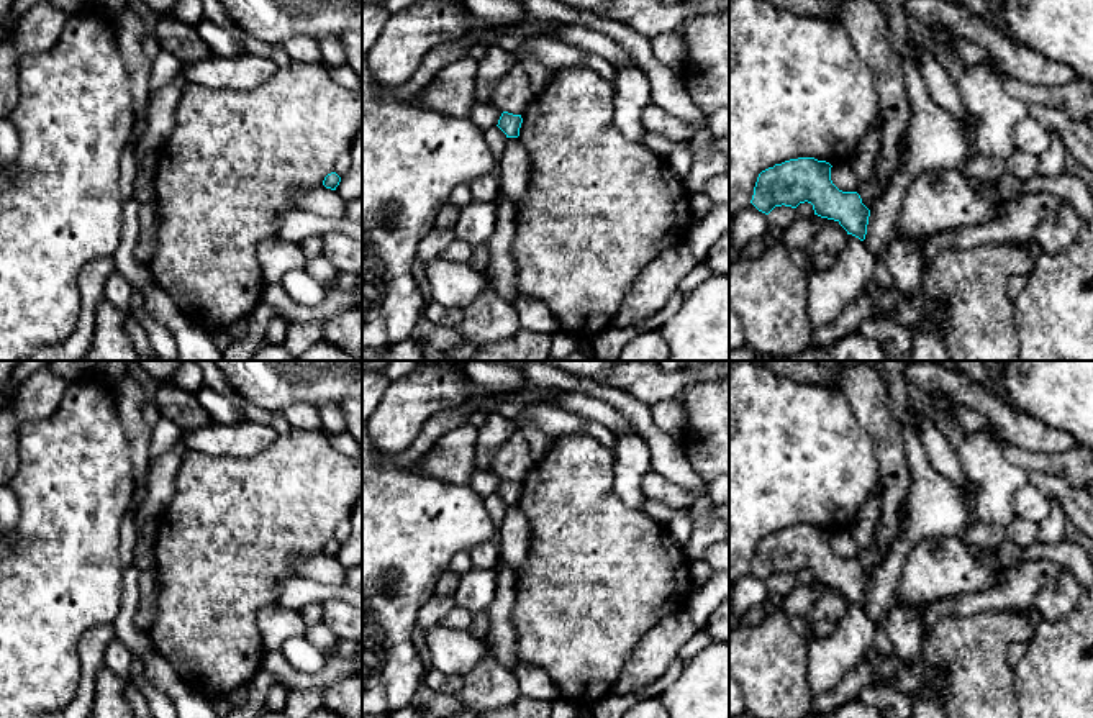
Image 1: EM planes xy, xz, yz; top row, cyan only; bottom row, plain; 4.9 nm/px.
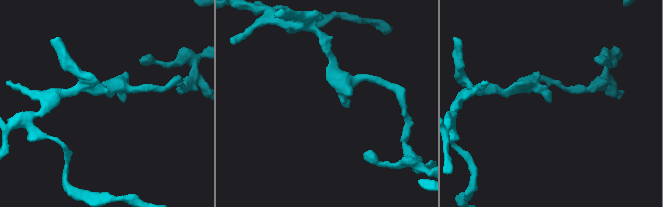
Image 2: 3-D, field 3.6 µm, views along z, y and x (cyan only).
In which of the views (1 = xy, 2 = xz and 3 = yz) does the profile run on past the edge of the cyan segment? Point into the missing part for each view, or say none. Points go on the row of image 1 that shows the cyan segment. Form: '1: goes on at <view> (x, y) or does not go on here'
1: does not go on here
2: does not go on here
3: does not go on here

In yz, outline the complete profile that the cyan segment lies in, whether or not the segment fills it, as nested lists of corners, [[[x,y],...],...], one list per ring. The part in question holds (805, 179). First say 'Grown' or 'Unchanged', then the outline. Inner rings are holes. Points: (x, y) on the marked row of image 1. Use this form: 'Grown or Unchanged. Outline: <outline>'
Unchanged. Outline: [[[814,157],[790,159],[762,170],[751,203],[769,215],[775,207],[811,203],[814,215],[837,221],[847,234],[865,239],[870,210],[857,192],[842,192],[831,180],[831,164]]]

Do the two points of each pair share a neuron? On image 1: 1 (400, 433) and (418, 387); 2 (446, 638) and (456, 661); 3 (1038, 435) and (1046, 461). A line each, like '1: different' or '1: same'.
1: same
2: same
3: different

